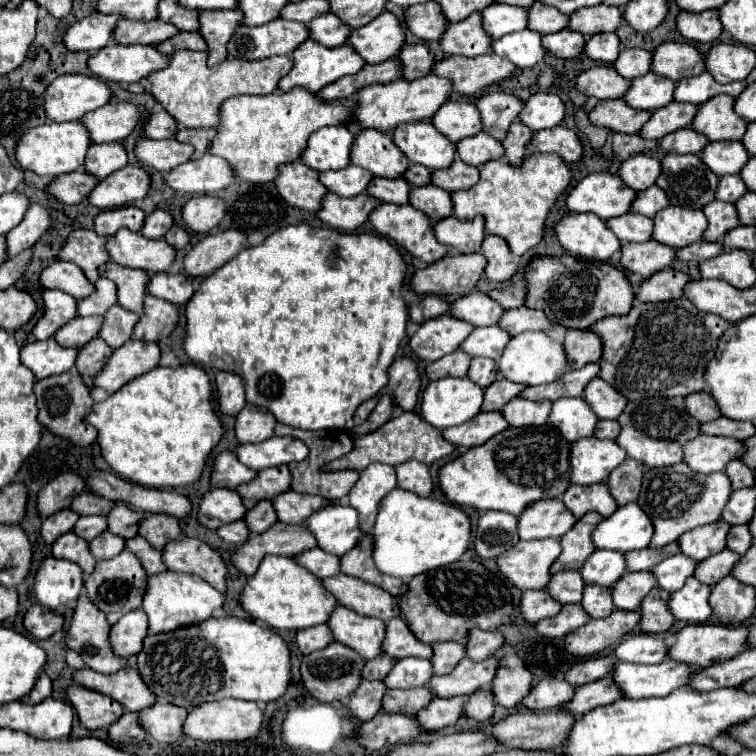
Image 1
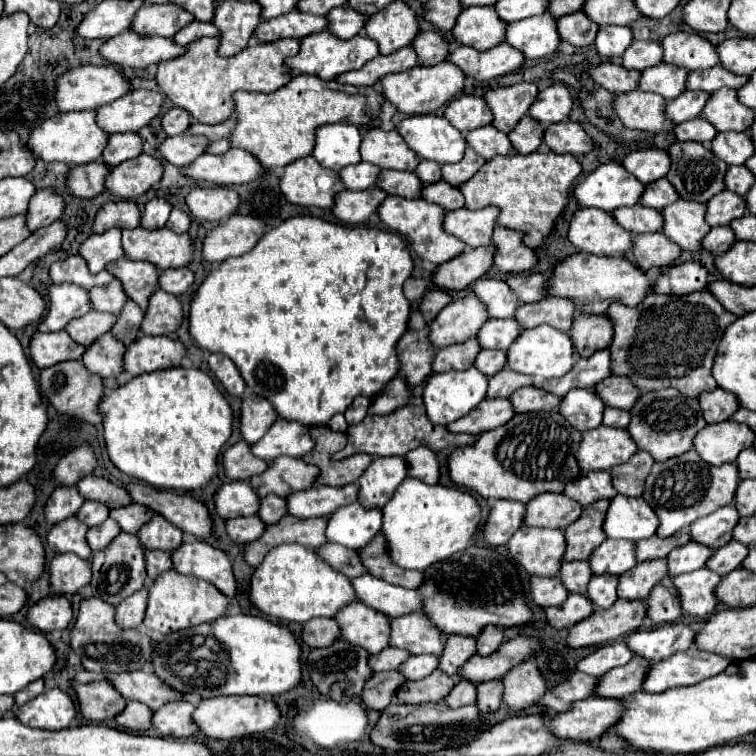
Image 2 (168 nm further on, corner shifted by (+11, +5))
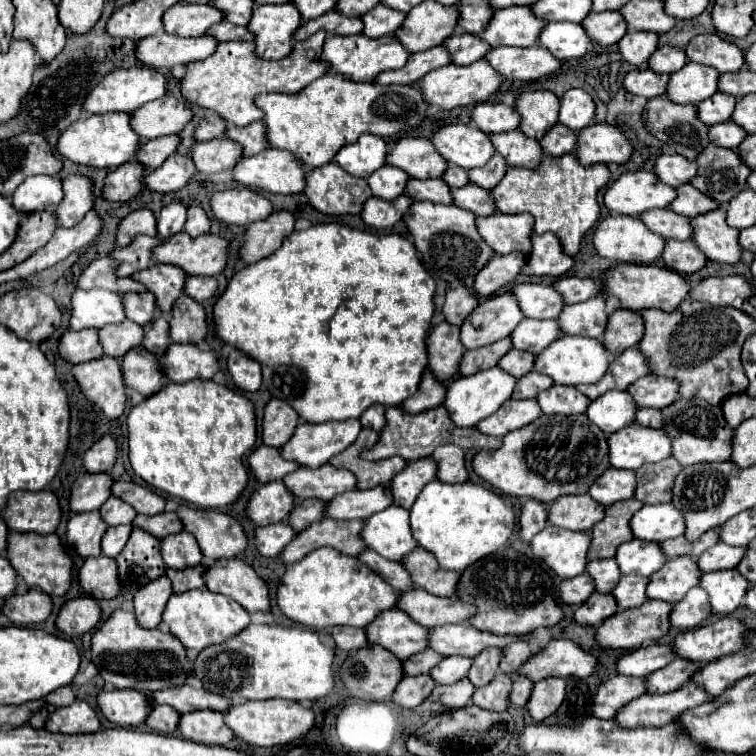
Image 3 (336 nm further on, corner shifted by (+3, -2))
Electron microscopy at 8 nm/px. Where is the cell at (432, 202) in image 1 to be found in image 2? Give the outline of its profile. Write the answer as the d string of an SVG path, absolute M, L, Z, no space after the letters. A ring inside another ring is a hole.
M441 180L435 182L435 184L427 184L425 190L421 192L421 198L427 200L427 202L439 204L447 212L449 210L457 210L457 208L463 206L461 192L455 186L447 184L447 182L441 182Z

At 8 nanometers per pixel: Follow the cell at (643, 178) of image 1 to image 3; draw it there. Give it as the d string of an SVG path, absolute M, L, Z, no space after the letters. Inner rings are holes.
M677 153L675 155L661 155L655 163L655 173L663 183L677 187L677 185L689 183L697 175L697 163L685 159Z

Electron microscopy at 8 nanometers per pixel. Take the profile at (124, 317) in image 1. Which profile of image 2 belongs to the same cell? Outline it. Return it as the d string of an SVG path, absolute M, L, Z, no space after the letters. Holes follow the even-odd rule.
M125 302L121 314L117 316L117 322L113 324L113 330L109 330L119 342L129 346L139 336L139 324L143 320L143 310L135 302Z

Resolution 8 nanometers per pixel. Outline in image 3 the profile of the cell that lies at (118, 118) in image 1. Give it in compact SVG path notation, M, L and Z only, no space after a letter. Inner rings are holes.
M165 95L141 109L133 111L131 127L145 139L155 139L171 133L181 133L191 121L191 107L173 95Z

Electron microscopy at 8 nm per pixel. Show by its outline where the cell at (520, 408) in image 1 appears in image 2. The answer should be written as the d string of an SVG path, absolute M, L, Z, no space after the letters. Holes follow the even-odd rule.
M527 386L527 388L521 388L521 390L515 390L511 396L509 396L509 402L513 404L513 410L517 414L521 412L541 412L541 410L553 410L559 406L561 398L559 396L553 396L553 394L547 394L535 386Z

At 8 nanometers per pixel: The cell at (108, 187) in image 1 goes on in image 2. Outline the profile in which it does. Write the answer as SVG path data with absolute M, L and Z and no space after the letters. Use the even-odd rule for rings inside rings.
M141 154L137 158L125 160L123 164L109 170L105 178L105 190L119 198L139 198L155 182L161 180L161 164L153 156Z

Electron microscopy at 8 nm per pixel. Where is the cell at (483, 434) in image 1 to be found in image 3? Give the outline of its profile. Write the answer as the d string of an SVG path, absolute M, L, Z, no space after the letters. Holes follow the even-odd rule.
M509 399L509 401L505 401L505 405L501 405L501 409L497 413L483 419L477 425L477 429L485 435L505 437L507 433L521 429L527 423L533 423L539 415L541 415L541 407L537 405L535 399L523 399L523 401Z

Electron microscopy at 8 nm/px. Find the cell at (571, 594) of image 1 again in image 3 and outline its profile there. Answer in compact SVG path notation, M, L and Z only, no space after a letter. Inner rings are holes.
M597 559L587 563L587 573L595 579L595 587L599 593L609 593L613 585L621 579L621 571L617 569L615 559Z

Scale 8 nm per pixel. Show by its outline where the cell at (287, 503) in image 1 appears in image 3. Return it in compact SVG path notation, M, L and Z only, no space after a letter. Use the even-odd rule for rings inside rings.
M373 487L365 491L347 491L337 495L333 501L329 501L329 507L325 511L327 517L339 520L356 519L364 521L373 513L379 513L393 505L393 495L387 487Z

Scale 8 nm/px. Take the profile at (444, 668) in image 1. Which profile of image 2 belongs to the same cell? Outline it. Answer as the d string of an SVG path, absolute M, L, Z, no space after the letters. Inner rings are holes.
M453 634L445 640L443 654L439 656L439 668L449 676L457 676L461 664L465 664L473 654L475 654L475 640L471 636Z

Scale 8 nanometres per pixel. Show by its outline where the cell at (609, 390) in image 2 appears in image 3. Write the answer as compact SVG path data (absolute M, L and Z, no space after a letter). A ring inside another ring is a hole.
M645 375L637 379L627 389L639 407L655 407L663 409L669 407L671 401L679 399L679 381L659 375Z

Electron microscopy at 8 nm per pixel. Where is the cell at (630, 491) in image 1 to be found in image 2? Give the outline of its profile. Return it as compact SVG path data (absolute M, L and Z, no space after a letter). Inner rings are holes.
M637 452L629 462L621 466L613 466L611 470L611 482L617 494L623 496L641 496L643 492L643 482L653 466L653 458L649 452Z

